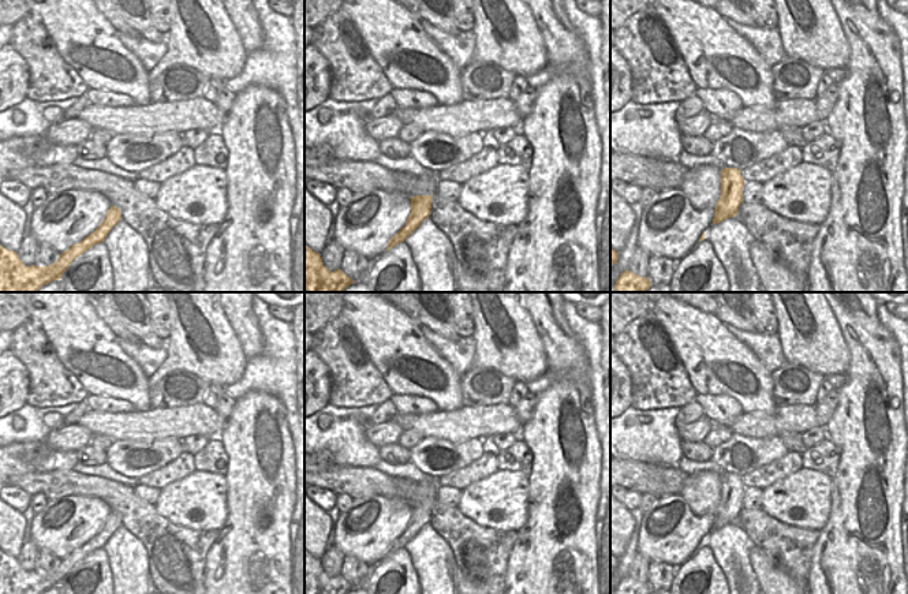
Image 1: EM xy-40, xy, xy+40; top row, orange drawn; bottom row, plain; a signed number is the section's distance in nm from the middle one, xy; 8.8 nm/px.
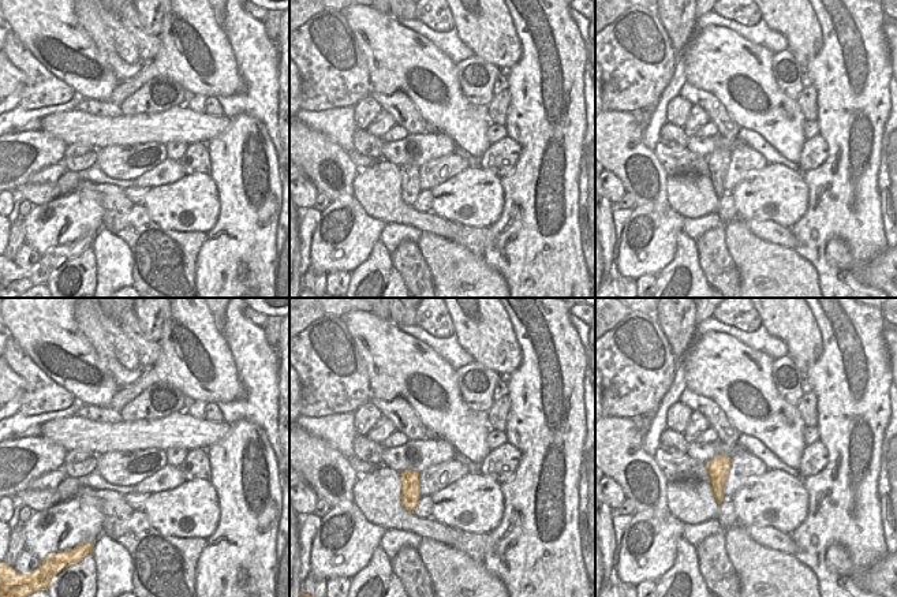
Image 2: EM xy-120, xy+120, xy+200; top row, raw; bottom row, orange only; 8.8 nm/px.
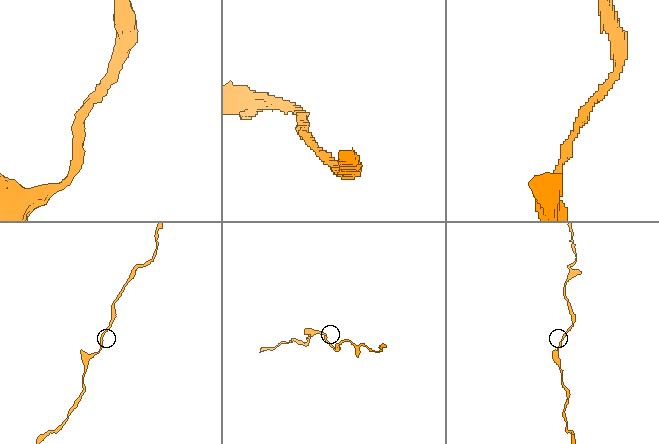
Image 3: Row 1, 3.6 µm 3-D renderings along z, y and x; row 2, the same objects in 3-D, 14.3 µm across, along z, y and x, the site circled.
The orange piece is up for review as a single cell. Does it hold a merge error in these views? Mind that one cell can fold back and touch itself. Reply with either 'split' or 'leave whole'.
leave whole

